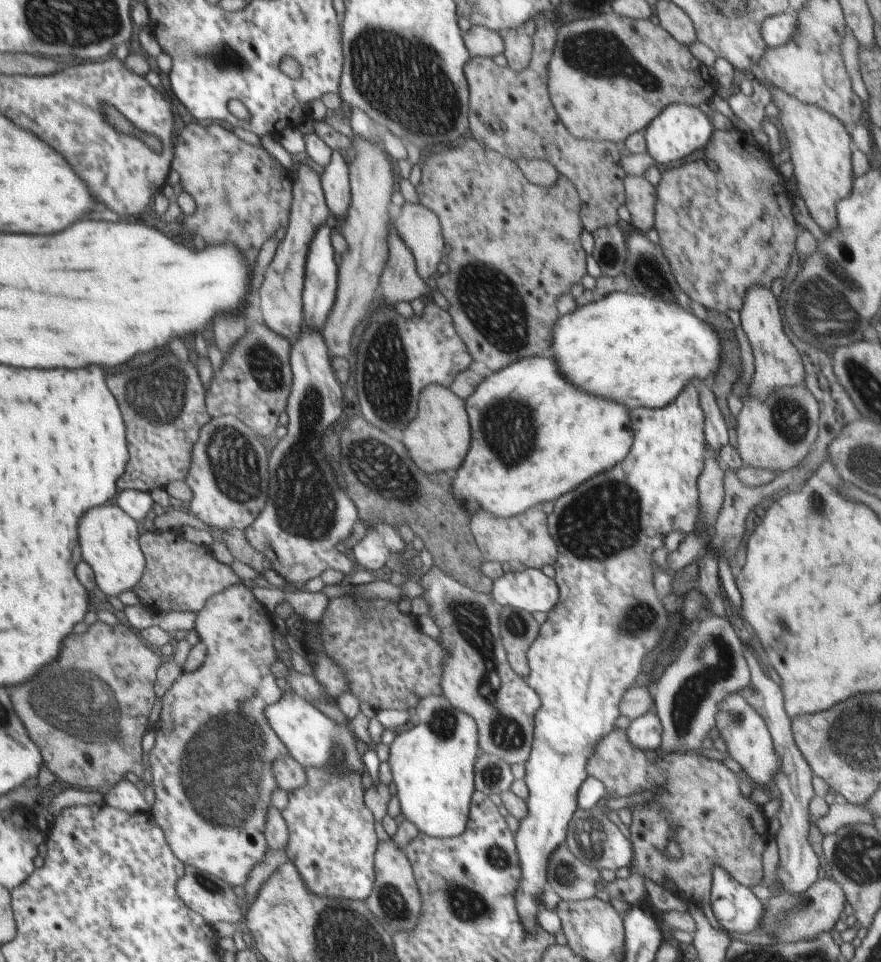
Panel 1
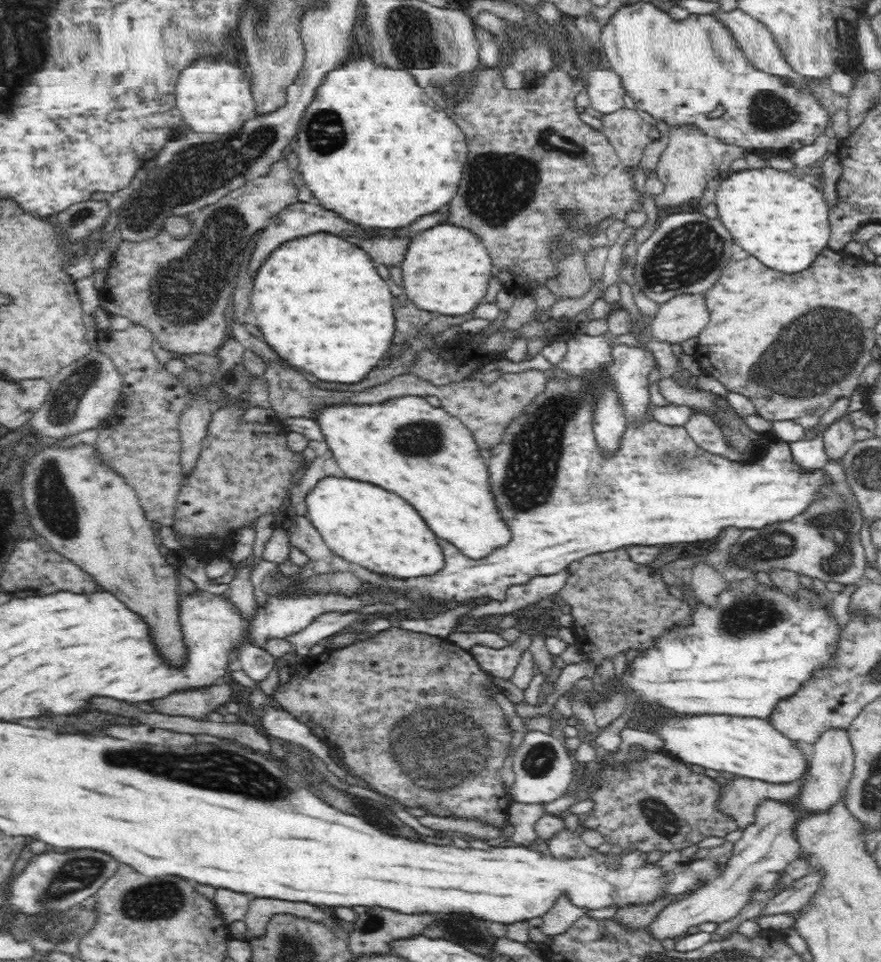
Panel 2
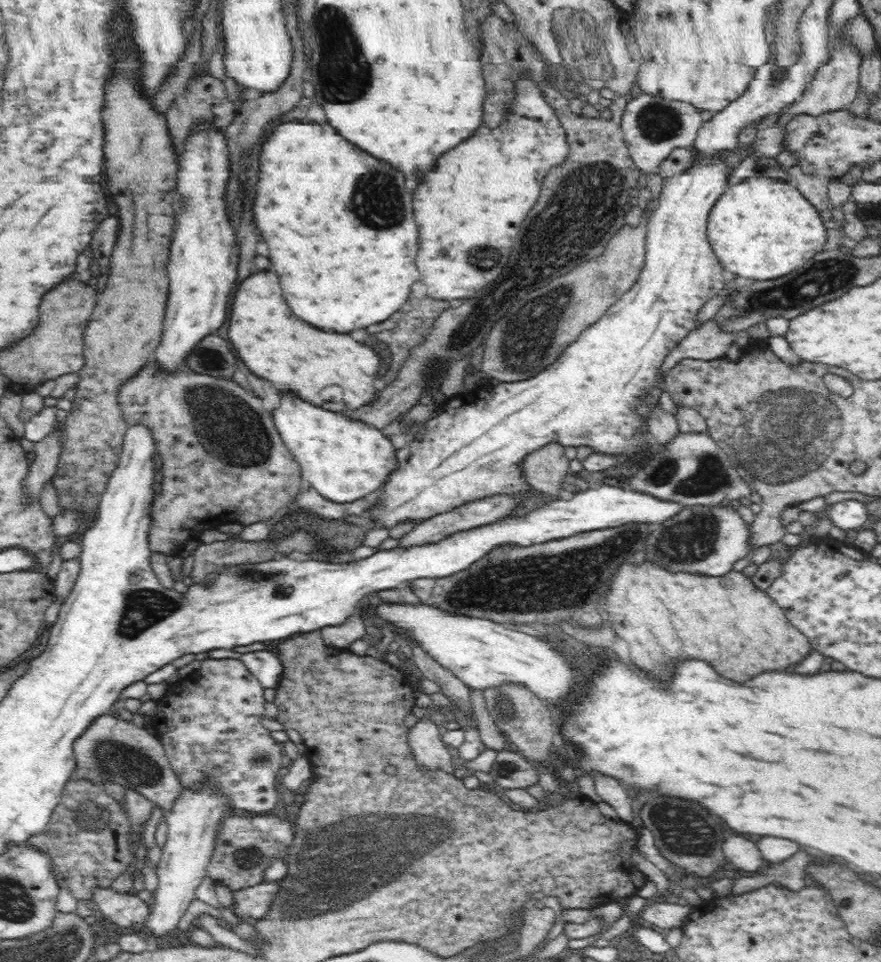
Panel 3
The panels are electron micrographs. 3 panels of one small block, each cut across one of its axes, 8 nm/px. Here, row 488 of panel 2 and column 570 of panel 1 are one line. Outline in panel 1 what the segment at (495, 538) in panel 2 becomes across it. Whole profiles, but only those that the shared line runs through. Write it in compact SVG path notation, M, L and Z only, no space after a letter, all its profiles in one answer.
M551 356L524 358L483 379L465 400L471 425L471 446L450 480L450 492L465 504L469 514L479 510L498 519L515 517L529 507L555 500L627 456L631 446L629 409L611 401L591 398L575 390L563 378Z

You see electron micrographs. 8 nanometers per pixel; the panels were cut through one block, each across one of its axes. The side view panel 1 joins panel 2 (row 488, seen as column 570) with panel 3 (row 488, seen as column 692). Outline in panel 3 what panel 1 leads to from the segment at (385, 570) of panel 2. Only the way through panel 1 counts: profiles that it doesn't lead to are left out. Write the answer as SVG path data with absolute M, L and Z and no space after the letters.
M284 394L280 398L280 406L272 414L278 434L301 468L301 476L306 478L320 495L334 503L354 502L372 496L396 469L397 450L390 443L390 439L383 435L381 429L374 428L361 420L316 408L314 404L308 404L304 400L292 400L292 396Z

